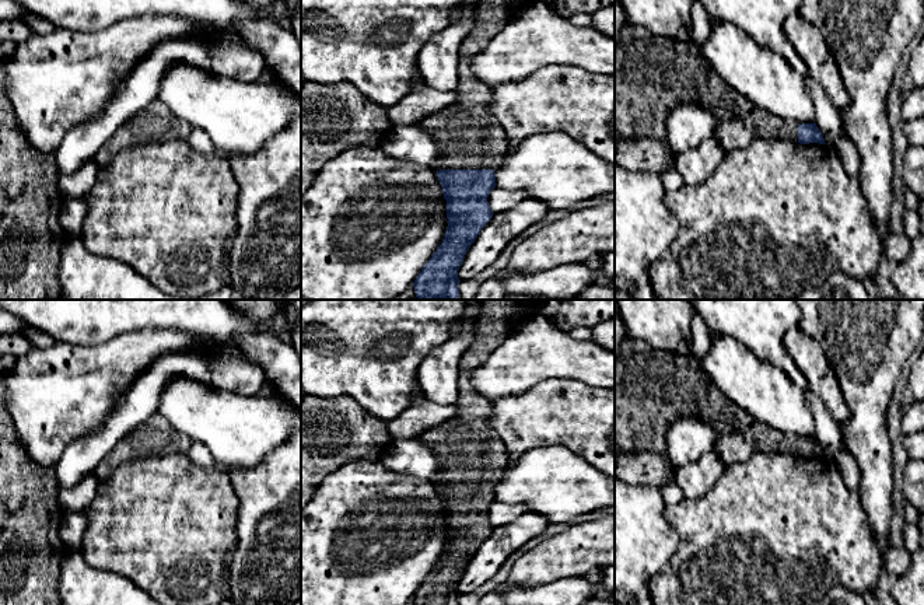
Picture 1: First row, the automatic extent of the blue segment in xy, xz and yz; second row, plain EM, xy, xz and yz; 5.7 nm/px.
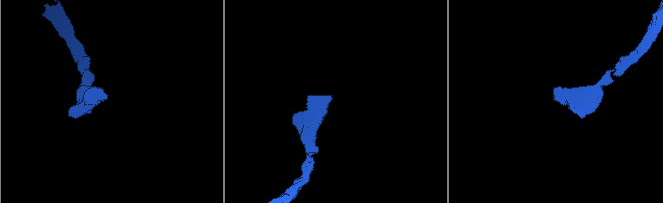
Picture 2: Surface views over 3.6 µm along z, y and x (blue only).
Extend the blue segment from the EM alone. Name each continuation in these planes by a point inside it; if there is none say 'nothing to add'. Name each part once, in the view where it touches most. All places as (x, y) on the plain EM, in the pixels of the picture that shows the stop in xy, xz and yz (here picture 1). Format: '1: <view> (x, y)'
1: xz (468, 450)

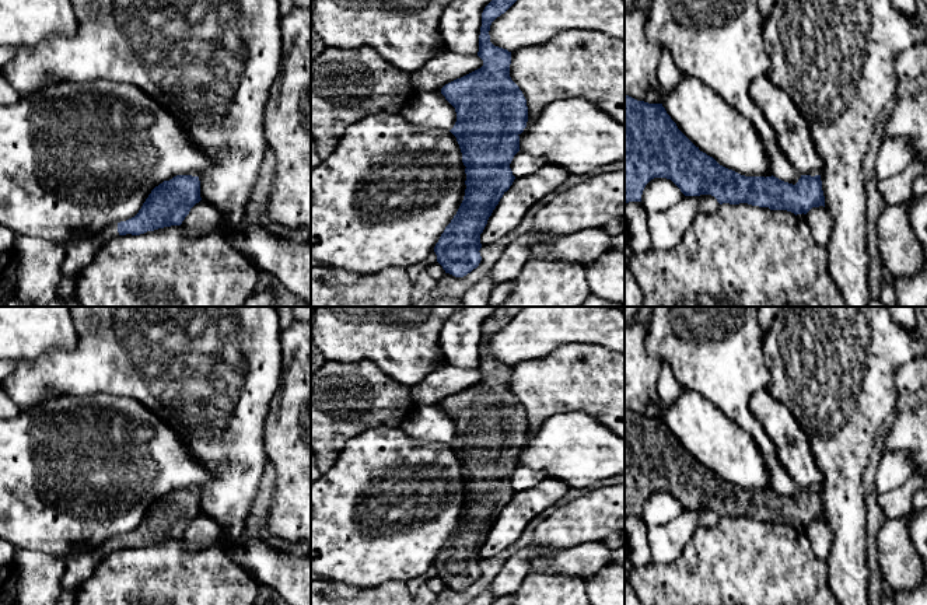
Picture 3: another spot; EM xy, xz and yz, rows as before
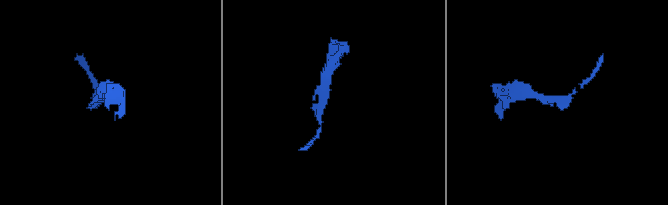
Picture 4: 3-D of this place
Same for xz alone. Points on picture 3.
nothing to add

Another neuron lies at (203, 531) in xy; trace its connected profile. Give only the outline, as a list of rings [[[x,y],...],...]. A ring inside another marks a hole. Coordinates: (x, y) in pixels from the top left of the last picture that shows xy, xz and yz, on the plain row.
[[[200,514],[182,535],[186,549],[200,549],[221,542],[221,528],[211,518]]]

